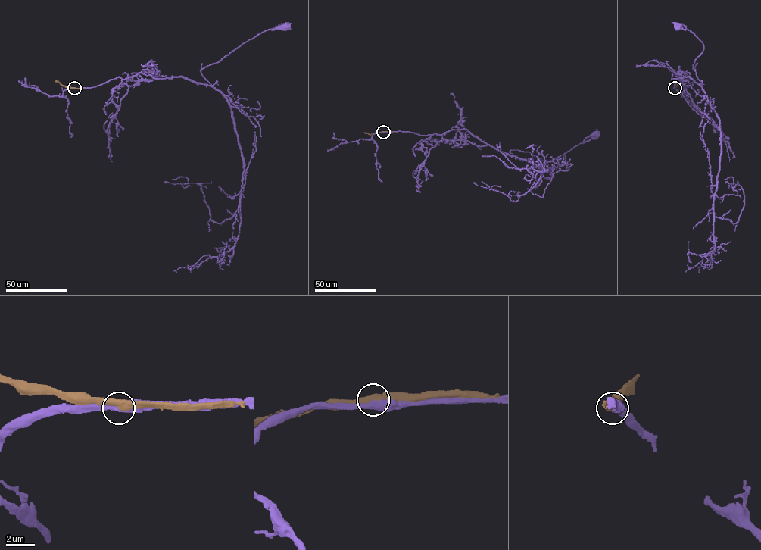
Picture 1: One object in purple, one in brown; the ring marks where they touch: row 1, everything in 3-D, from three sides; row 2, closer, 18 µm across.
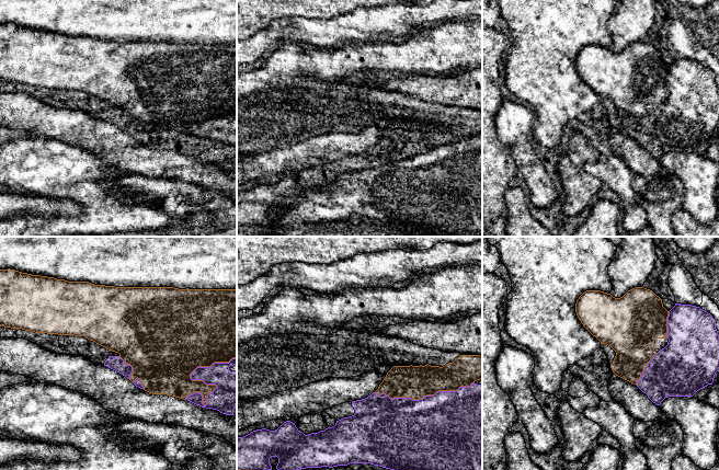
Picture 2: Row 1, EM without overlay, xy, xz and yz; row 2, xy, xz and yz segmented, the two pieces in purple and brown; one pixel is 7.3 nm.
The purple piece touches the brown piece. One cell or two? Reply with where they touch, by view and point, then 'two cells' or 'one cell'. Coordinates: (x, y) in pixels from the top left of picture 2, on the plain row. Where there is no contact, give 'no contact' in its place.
contact xy (202, 134); two cells

